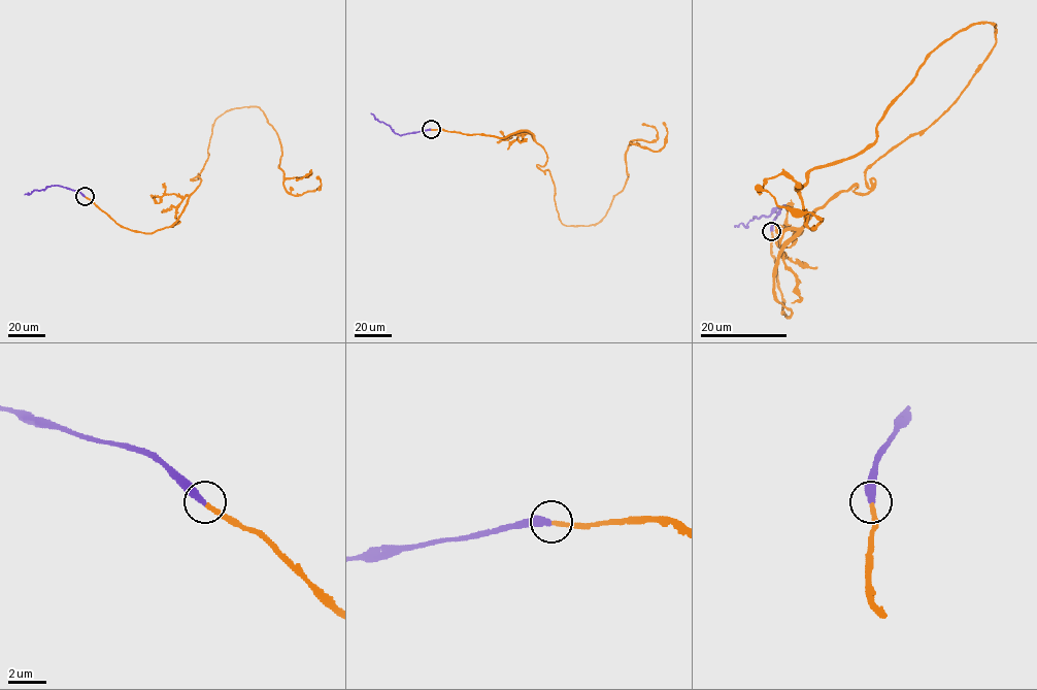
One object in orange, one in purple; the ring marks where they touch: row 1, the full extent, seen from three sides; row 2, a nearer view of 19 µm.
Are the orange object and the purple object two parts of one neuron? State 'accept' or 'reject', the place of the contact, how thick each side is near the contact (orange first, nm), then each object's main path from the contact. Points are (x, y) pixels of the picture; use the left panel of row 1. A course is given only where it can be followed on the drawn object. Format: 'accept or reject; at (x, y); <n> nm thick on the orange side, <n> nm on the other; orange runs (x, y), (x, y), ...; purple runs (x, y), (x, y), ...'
accept; at (85, 196); 240 nm thick on the orange side, 400 nm on the other; orange runs (85, 196), (131, 230), (171, 226), (214, 121), (245, 106), (275, 131), (289, 192), (316, 176); purple runs (85, 196), (58, 186), (24, 194)

